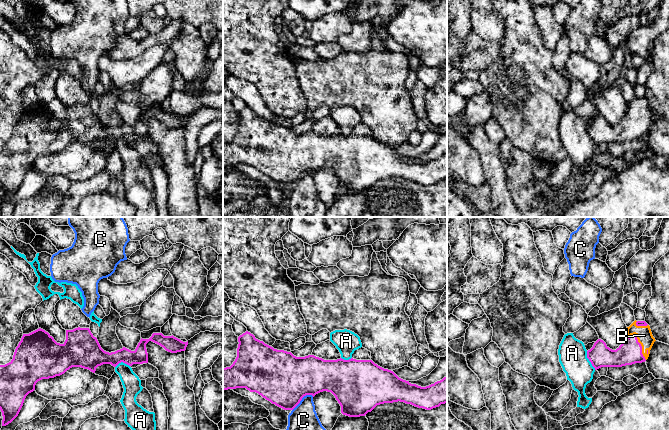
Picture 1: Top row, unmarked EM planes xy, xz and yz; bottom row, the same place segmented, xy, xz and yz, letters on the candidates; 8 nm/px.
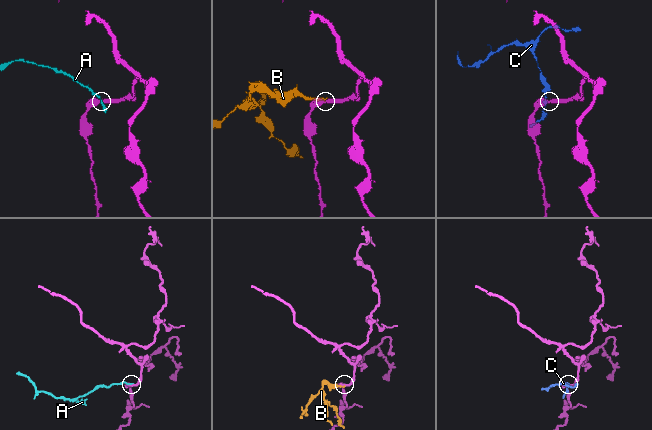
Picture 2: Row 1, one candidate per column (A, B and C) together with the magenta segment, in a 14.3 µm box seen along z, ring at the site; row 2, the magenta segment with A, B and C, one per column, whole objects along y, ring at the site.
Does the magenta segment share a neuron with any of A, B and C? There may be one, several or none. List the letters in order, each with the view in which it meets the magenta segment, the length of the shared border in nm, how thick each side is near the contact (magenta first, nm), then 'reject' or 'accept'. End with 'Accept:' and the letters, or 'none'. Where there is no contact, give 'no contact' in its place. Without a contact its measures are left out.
A: yz | 170 nm | 180/220 nm | reject
B: yz | 260 nm | 190/130 nm | accept
C: xz | 200 nm | 420/280 nm | reject
Accept: B

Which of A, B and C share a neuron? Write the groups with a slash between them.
A / B / C

